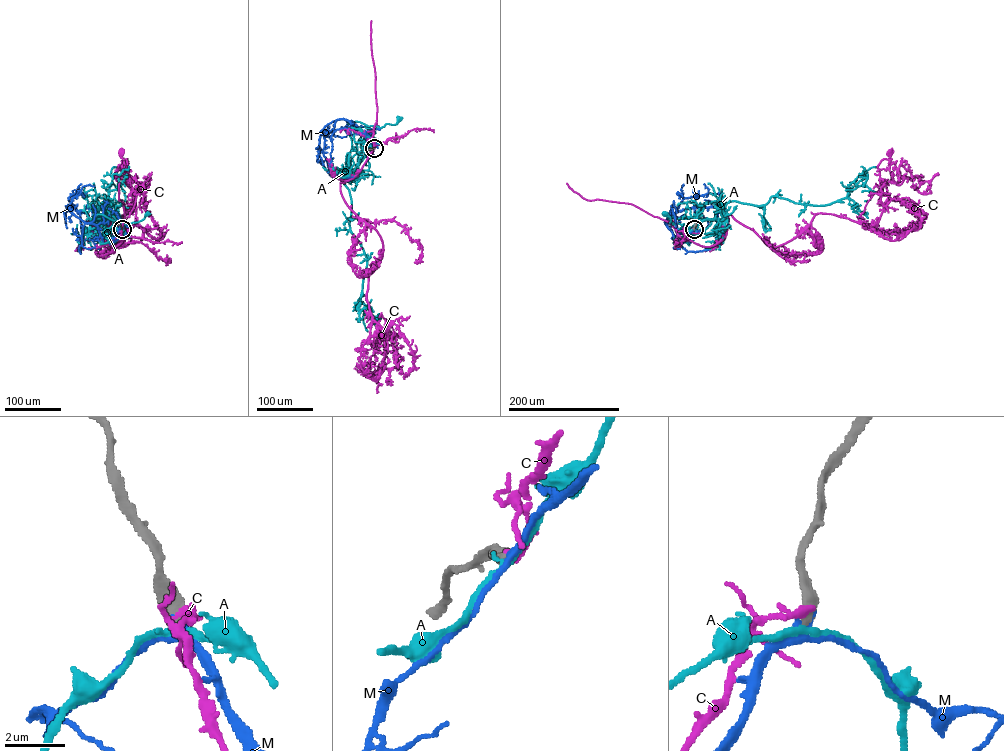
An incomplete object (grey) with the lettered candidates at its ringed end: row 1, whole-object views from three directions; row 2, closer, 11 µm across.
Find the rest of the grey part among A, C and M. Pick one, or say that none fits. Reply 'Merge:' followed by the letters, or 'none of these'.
Merge: M

